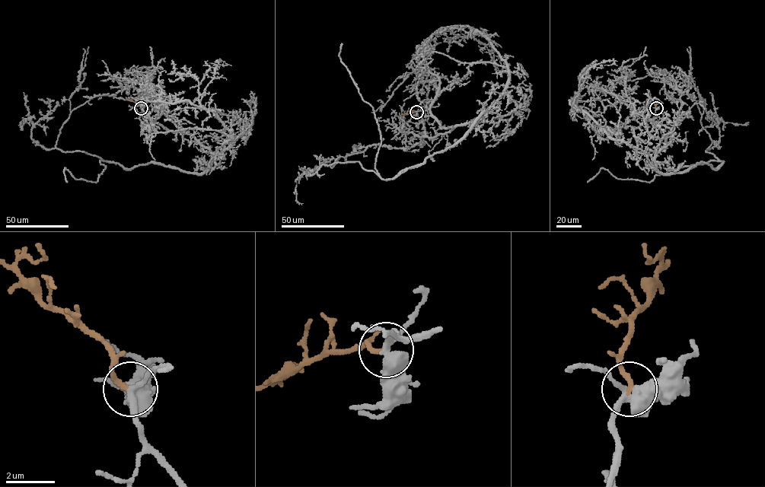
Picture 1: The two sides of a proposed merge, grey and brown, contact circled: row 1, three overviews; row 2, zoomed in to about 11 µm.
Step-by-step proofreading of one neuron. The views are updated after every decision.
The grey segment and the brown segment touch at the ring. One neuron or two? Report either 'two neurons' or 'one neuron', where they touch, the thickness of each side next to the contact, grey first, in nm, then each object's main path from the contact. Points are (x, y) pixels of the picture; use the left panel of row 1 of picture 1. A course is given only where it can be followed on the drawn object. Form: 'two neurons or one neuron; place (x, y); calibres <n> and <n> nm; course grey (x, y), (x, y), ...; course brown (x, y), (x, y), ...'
one neuron; place (141, 108); calibres 320 and 220 nm; course grey (141, 109), (208, 148), (209, 167), (189, 173), (101, 160), (96, 182), (65, 168), (66, 182); course brown (141, 109), (126, 99)

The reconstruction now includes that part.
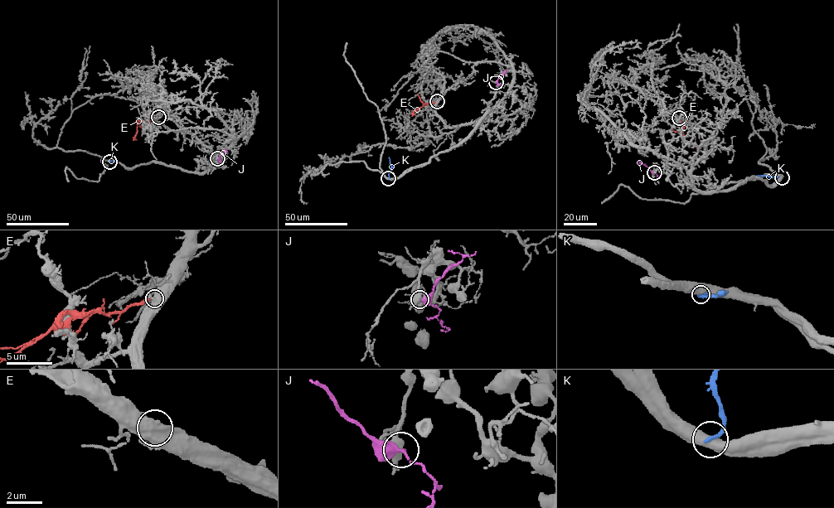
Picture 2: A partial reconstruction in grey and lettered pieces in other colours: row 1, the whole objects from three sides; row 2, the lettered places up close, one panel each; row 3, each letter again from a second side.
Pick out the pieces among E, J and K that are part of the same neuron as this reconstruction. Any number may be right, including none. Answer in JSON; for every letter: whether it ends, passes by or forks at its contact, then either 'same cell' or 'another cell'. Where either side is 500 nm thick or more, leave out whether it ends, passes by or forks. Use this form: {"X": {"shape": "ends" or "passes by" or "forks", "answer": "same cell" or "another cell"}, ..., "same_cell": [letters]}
{"E": {"shape": "ends", "answer": "another cell"}, "J": {"shape": "passes by", "answer": "another cell"}, "K": {"answer": "another cell"}, "same_cell": []}

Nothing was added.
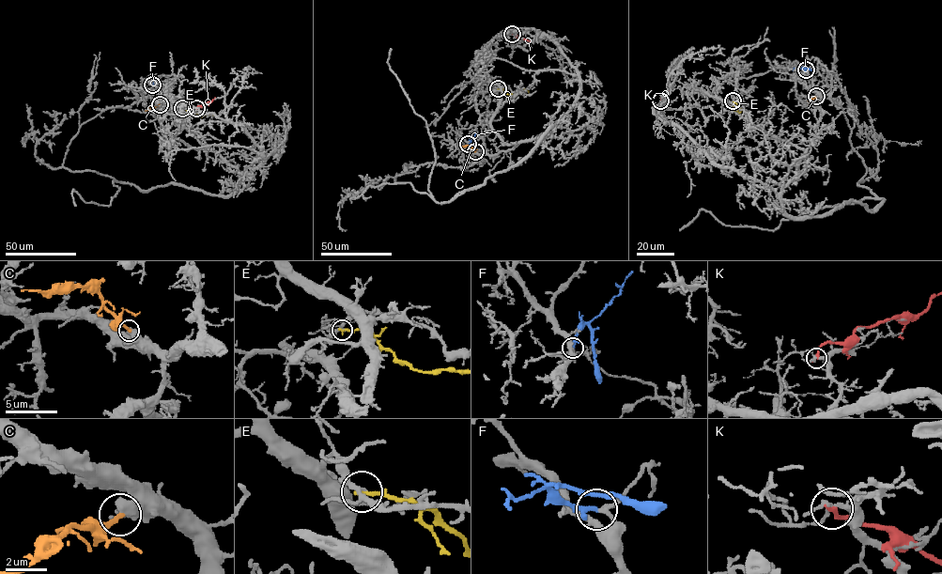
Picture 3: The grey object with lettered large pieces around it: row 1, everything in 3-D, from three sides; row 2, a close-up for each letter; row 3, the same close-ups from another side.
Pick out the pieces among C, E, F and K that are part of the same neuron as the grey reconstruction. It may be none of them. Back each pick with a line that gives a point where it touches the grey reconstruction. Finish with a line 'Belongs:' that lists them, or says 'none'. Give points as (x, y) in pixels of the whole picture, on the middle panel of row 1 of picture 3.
C: contact (475, 151)
F: contact (468, 144)
Belongs: C, F

